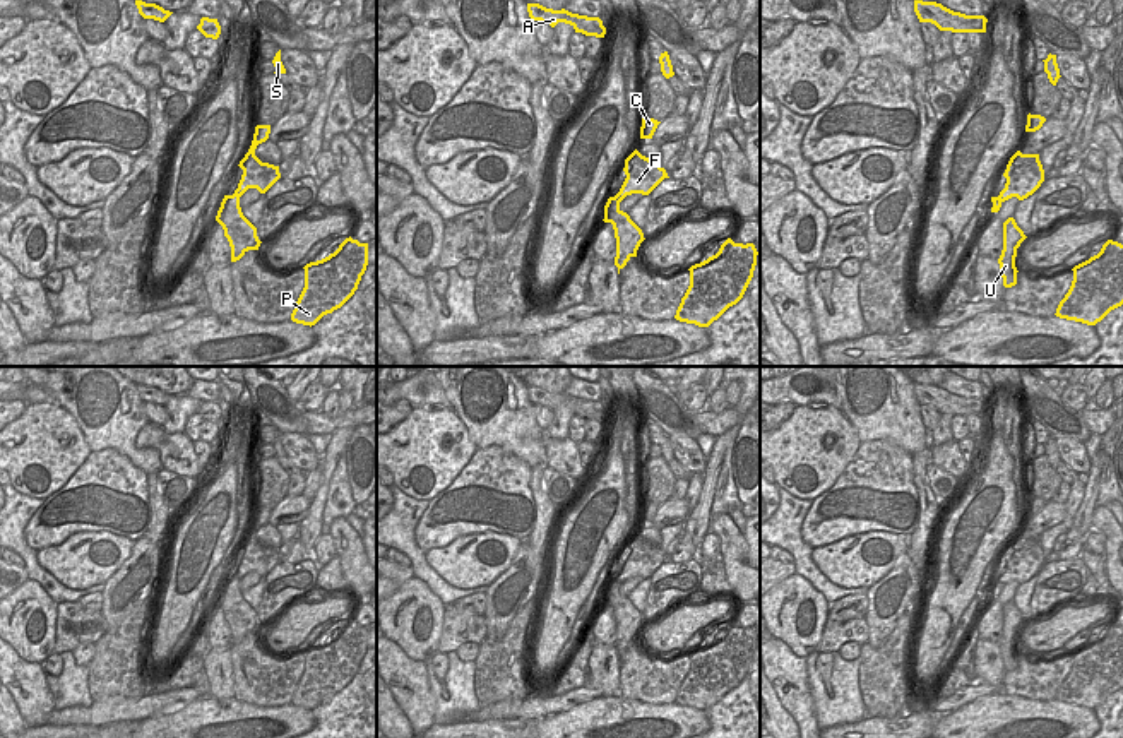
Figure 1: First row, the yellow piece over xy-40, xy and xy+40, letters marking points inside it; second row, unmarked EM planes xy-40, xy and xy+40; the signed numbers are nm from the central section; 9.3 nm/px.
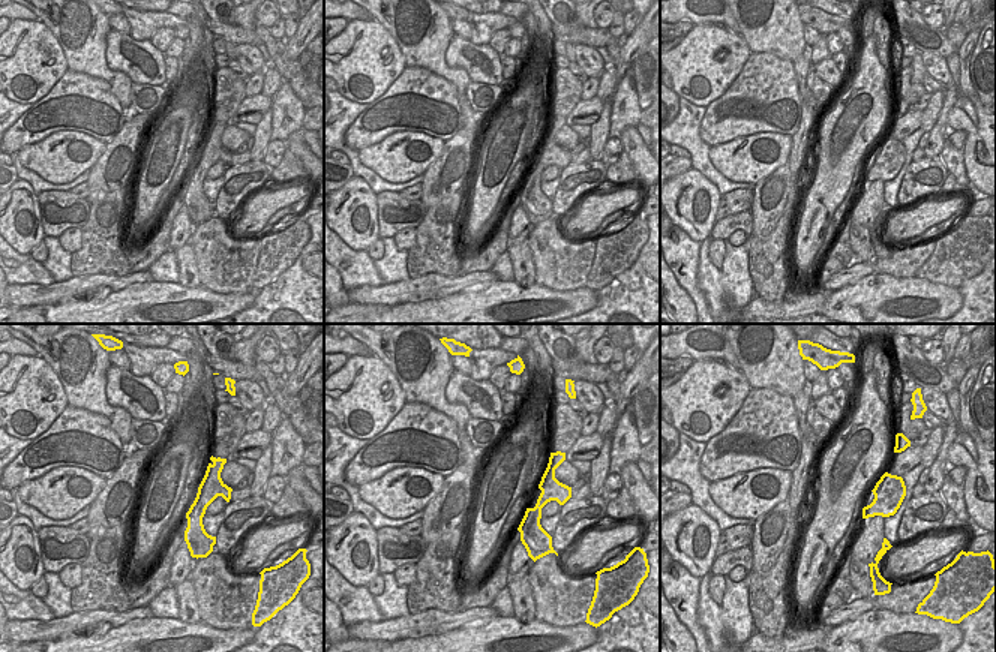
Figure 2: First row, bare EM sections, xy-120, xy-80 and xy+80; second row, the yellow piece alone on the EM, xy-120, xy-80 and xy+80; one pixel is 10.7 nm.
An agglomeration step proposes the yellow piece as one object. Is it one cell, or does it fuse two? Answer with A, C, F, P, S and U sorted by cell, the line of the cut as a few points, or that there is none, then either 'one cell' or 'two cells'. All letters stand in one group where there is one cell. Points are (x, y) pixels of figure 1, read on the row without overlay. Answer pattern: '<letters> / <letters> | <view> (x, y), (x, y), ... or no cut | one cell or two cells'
A C P S U / F | xy-40 (235, 576), (240, 579) | two cells

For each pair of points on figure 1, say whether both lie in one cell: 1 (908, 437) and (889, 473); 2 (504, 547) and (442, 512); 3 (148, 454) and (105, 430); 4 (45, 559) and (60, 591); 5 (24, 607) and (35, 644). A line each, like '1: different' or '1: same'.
1: different
2: different
3: same
4: different
5: same

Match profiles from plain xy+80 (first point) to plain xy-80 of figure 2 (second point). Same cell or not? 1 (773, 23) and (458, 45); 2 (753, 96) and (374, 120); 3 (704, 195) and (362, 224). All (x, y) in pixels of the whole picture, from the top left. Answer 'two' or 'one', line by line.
1: two
2: one
3: one

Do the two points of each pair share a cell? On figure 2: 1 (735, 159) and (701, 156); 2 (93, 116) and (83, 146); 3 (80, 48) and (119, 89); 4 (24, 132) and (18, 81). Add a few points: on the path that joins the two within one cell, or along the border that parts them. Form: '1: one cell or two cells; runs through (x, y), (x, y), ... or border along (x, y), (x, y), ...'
1: two cells; border along (710, 147), (710, 162), (732, 180)
2: two cells; border along (51, 134), (60, 131), (86, 132), (105, 144)
3: one cell; runs through (90, 59), (110, 78)
4: two cells; border along (57, 80), (44, 96), (32, 104)

